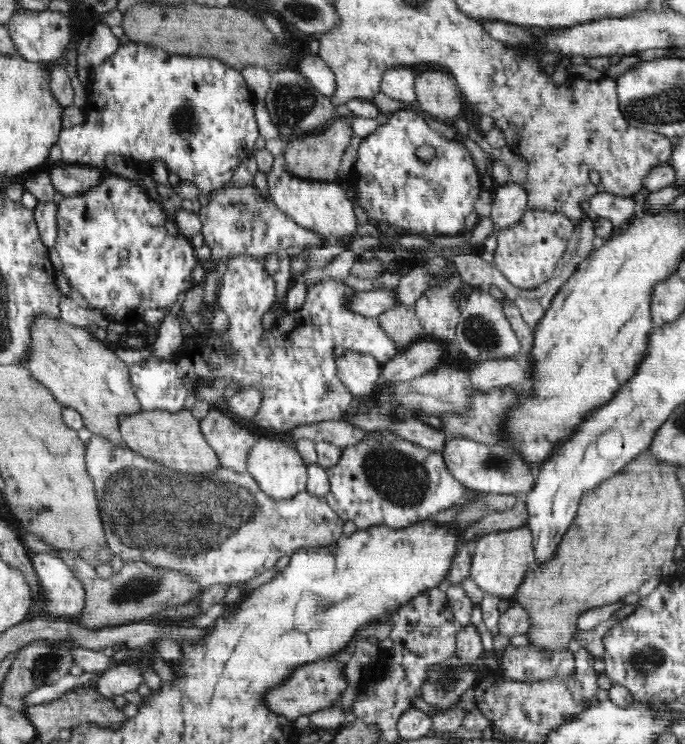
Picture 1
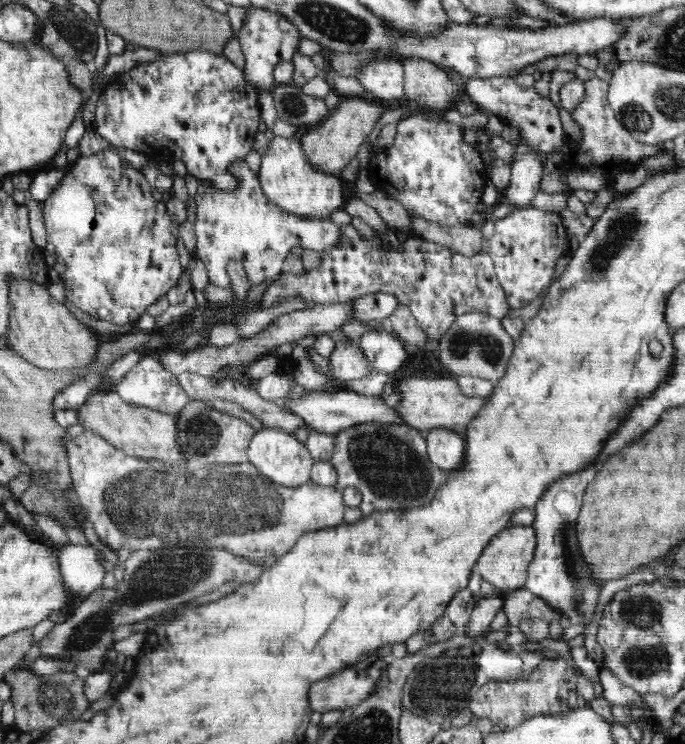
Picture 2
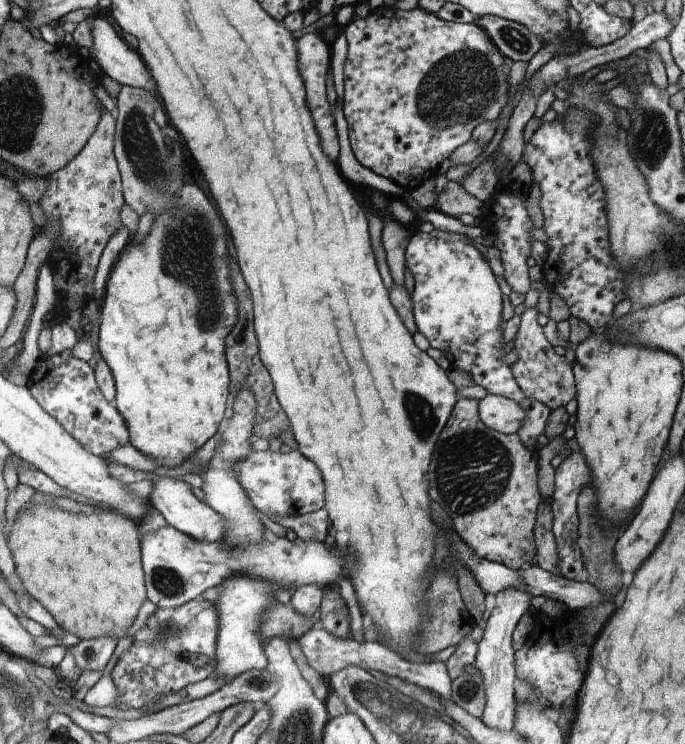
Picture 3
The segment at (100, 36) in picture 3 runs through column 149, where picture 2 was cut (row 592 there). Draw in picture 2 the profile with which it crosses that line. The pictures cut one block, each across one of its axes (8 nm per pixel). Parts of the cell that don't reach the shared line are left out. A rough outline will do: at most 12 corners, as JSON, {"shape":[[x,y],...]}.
{"shape":[[91,544],[58,550],[60,577],[74,596],[102,586],[102,552]]}

